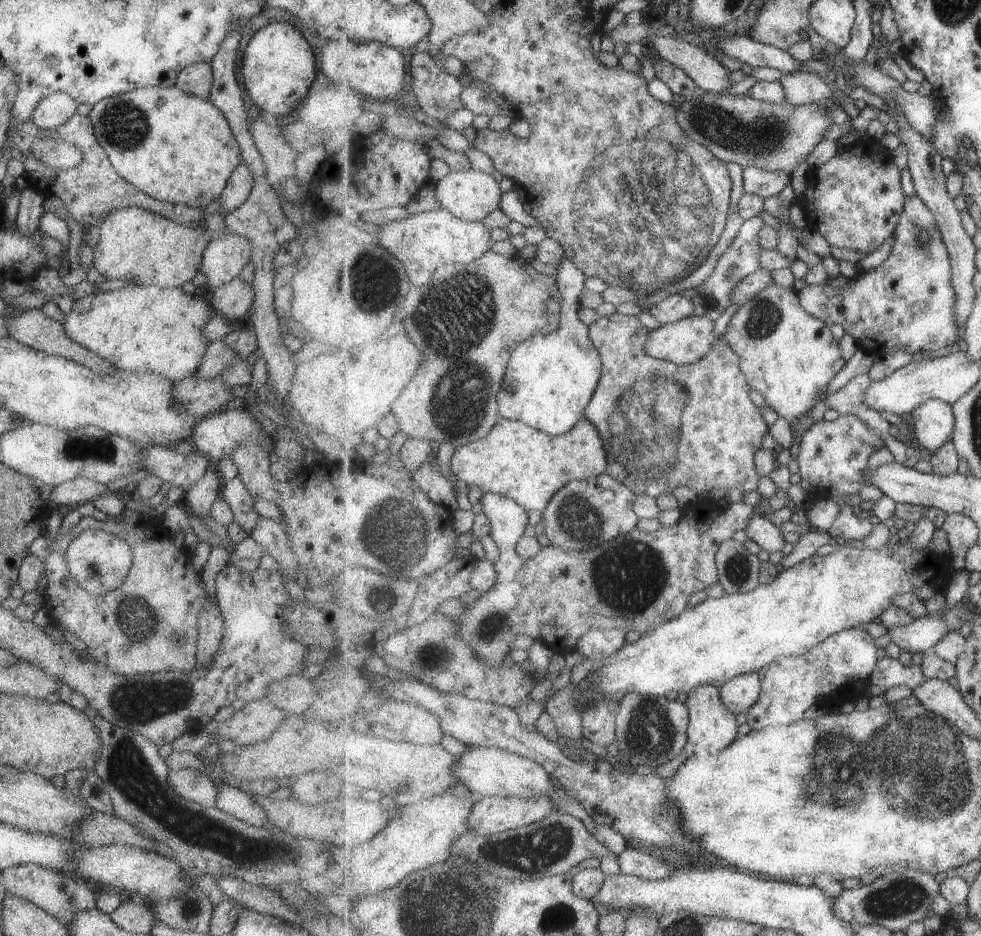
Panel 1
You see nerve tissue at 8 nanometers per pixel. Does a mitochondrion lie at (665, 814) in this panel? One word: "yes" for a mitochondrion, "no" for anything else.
yes

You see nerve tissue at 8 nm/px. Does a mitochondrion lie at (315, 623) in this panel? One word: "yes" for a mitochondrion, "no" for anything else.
no

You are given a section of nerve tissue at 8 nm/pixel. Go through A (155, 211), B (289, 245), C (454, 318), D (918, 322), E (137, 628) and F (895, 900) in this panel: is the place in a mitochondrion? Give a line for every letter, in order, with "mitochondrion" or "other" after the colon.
A: other
B: other
C: mitochondrion
D: other
E: mitochondrion
F: mitochondrion

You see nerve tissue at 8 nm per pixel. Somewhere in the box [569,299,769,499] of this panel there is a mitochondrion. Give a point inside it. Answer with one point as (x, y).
(634, 439)

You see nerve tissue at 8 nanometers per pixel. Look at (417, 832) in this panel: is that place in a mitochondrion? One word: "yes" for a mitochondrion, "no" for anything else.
no

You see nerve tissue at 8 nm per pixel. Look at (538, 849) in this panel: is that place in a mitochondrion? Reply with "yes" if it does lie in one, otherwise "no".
yes

